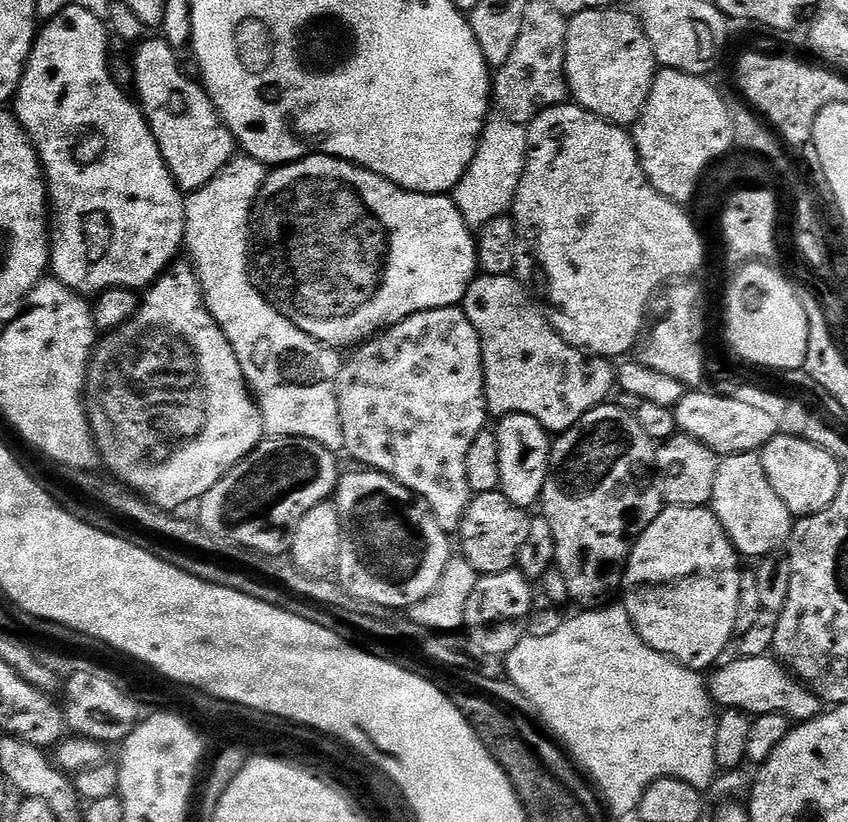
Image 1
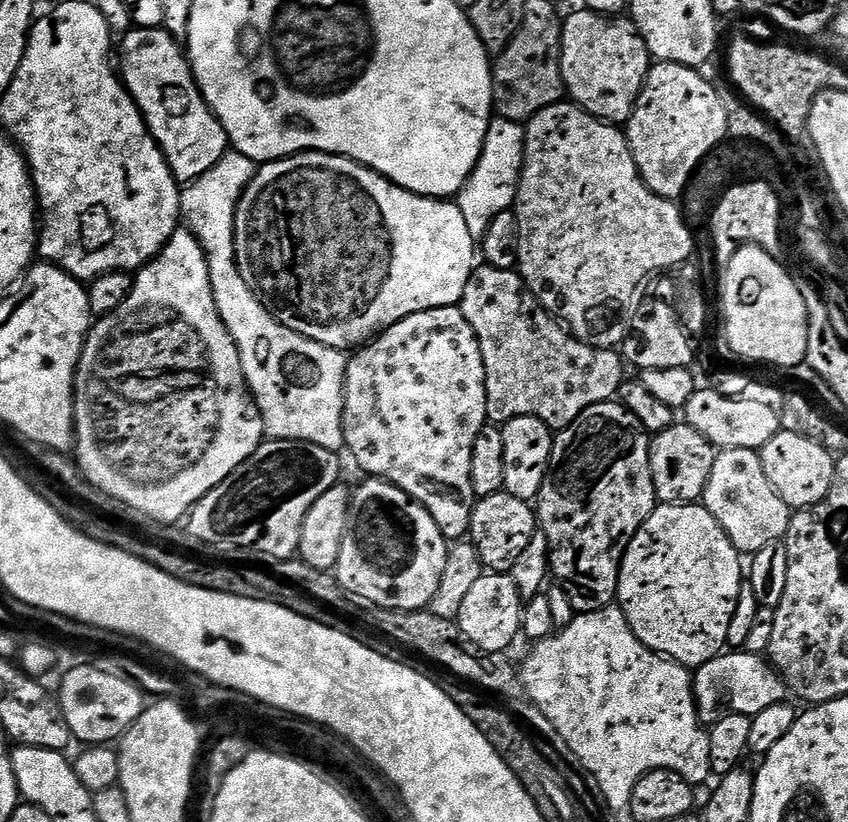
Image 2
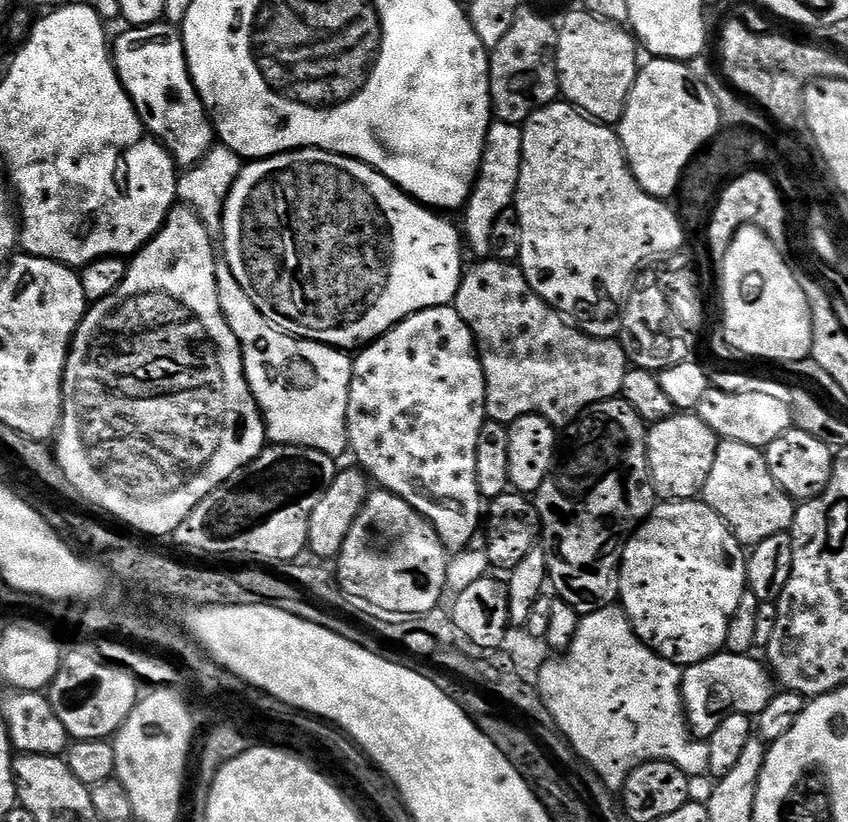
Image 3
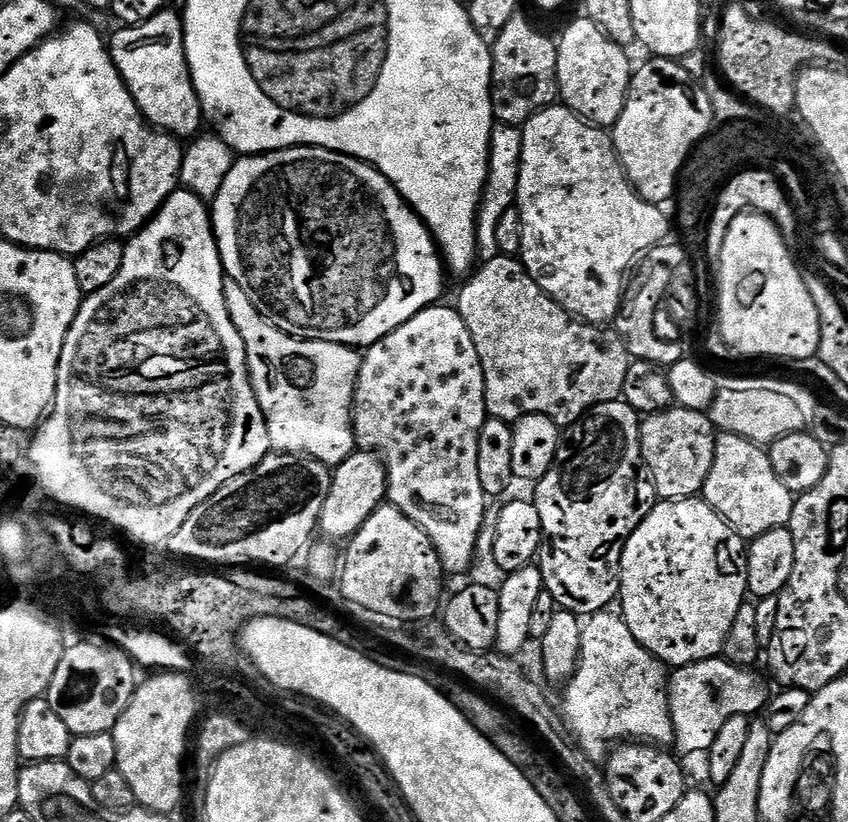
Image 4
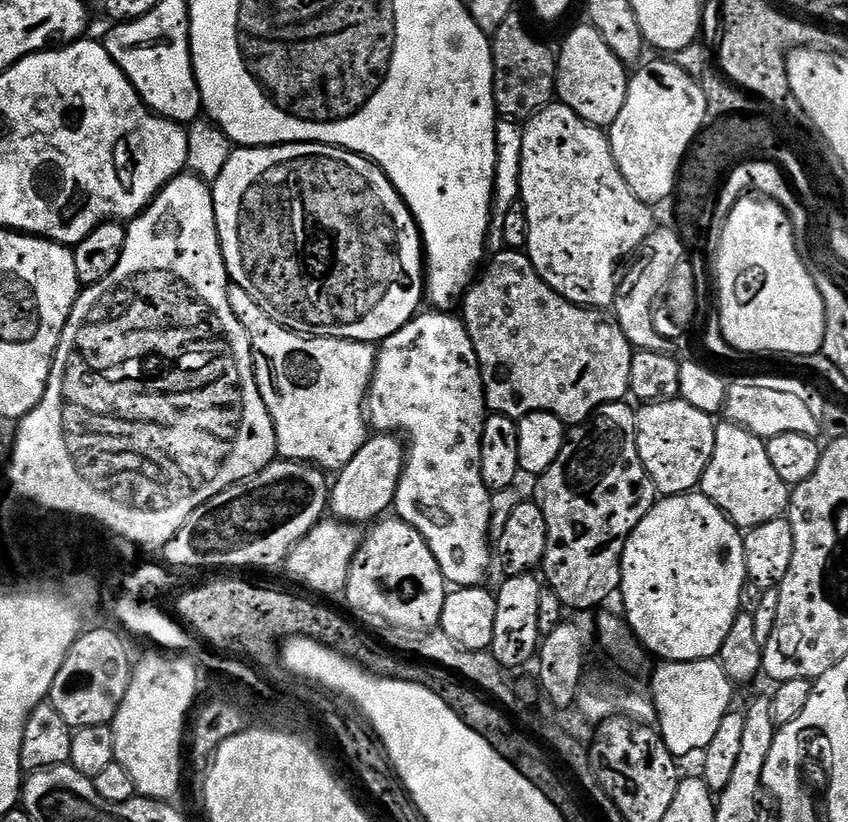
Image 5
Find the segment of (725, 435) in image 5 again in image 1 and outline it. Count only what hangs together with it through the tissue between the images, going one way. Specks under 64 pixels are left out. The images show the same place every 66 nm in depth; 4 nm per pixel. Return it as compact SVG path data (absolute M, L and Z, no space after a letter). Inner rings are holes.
M755 452L721 459L718 474L714 474L710 507L718 522L722 522L722 530L736 547L737 553L744 558L763 558L779 553L792 533L793 514L786 510L786 502L774 494L774 486L770 486L770 478L766 478L766 470L762 470L762 462Z

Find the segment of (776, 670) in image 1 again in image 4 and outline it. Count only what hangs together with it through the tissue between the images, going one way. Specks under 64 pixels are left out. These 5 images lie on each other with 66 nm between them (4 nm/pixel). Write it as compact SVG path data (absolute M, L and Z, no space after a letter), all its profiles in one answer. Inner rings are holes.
M717 658L688 664L685 668L677 668L671 673L668 701L674 722L674 748L677 753L685 752L688 756L694 755L695 752L707 754L710 746L714 746L714 738L718 738L718 730L722 730L722 725L729 718L752 718L763 713L768 706L770 691L768 692L767 682L752 671L756 670Z

